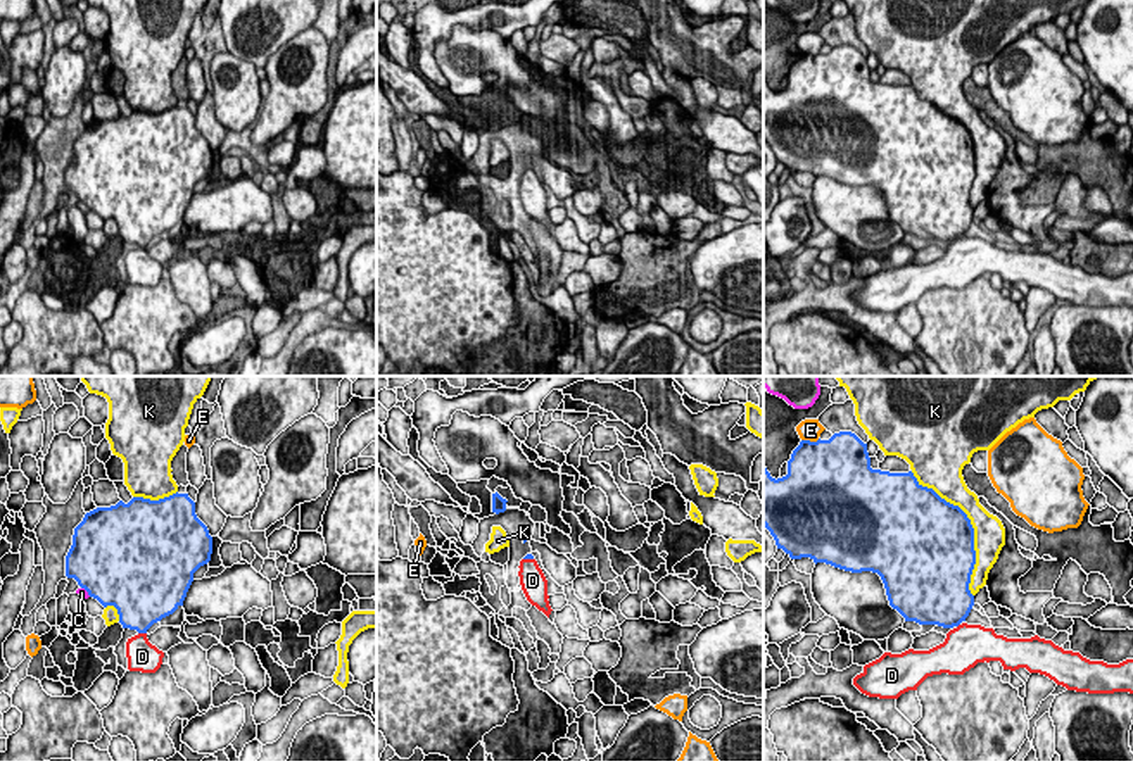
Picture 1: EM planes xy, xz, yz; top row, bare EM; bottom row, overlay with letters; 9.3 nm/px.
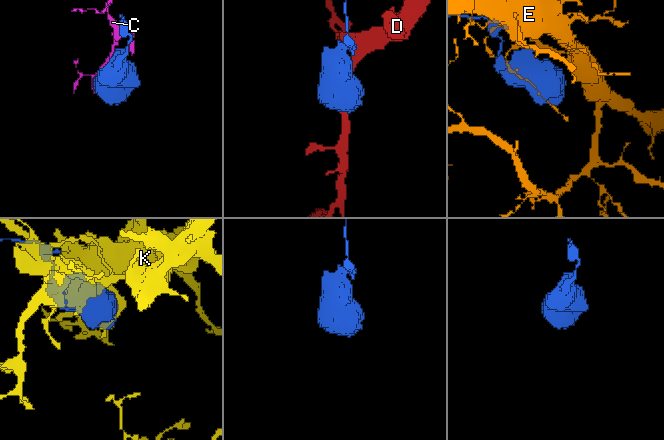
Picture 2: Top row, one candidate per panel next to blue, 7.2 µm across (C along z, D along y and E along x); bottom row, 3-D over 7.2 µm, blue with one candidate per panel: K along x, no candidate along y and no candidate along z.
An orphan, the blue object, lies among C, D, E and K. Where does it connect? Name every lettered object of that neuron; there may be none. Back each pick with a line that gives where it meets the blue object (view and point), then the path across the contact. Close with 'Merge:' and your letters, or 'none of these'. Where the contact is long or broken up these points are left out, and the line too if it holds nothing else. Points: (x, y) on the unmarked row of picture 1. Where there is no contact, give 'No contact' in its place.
D: Touches blue at xy (142, 245). Path across: xy (139, 220), (142, 245), (142, 270)
Merge: D

